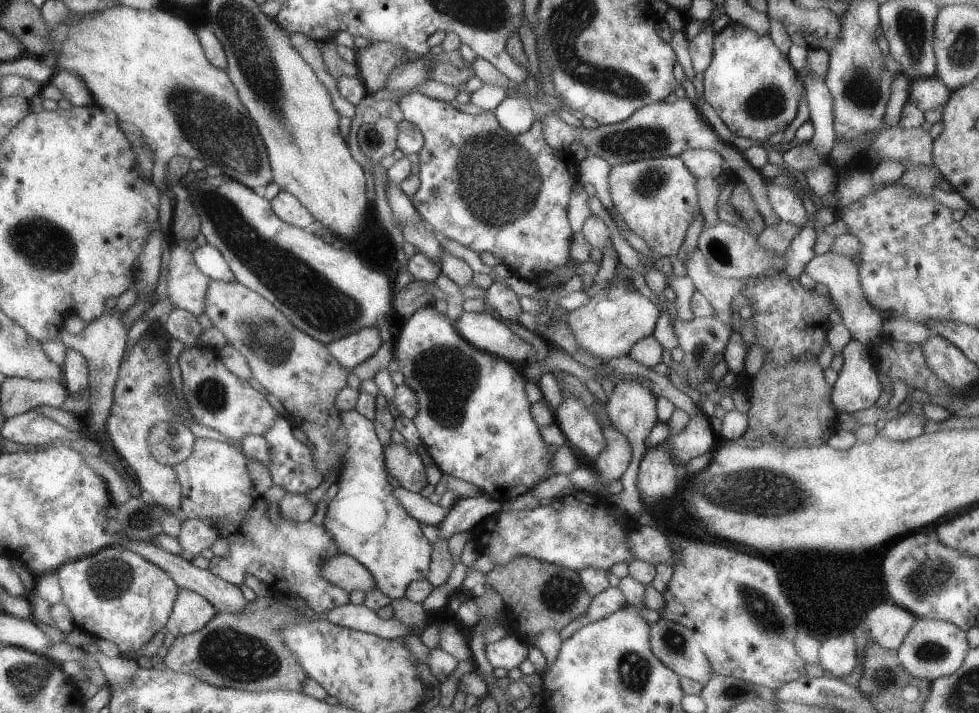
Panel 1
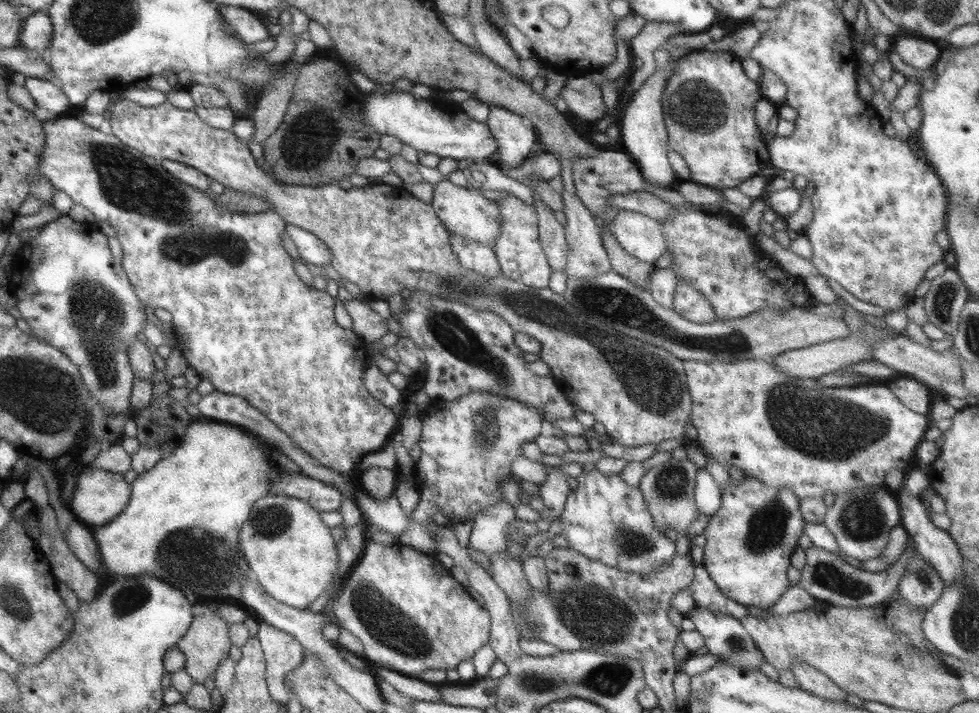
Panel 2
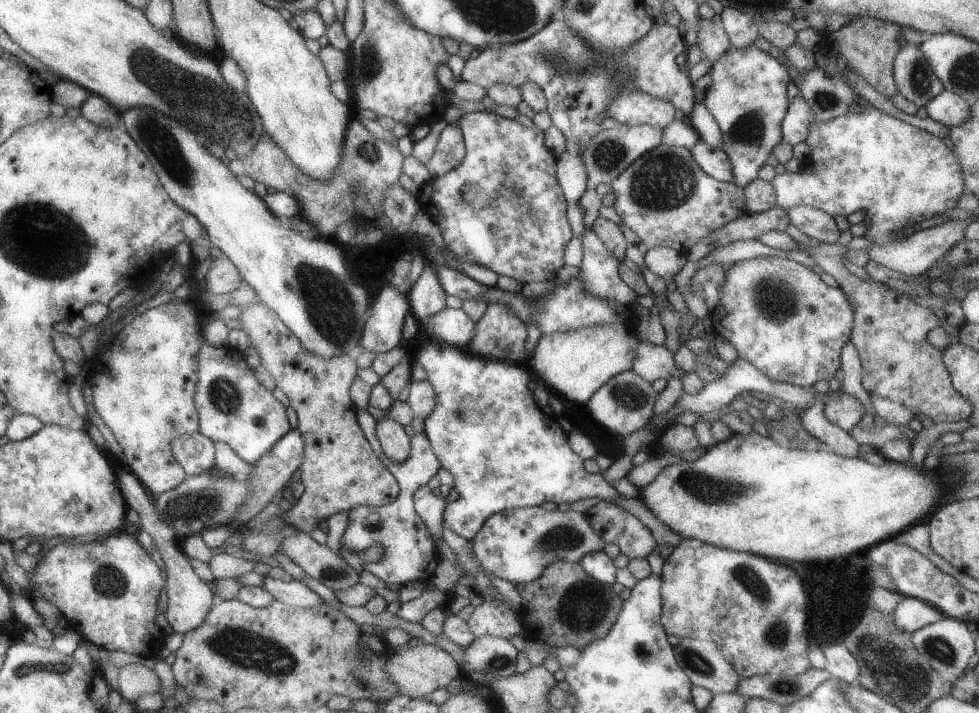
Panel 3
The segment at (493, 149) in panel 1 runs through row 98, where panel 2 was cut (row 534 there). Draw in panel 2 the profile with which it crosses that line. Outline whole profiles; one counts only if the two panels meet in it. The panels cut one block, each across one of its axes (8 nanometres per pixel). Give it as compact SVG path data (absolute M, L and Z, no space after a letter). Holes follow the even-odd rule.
M473 390L468 395L452 402L444 408L444 416L430 416L432 406L421 412L422 433L419 448L422 454L416 462L416 484L422 491L419 503L411 512L411 523L408 530L397 536L397 544L414 548L425 554L437 555L436 540L432 534L431 526L435 526L434 513L442 510L449 518L446 526L458 520L474 520L477 514L484 512L487 508L503 500L502 489L498 483L504 479L512 478L512 463L522 455L522 445L534 441L541 435L542 415L538 409L526 405L524 402L498 397L489 392Z

